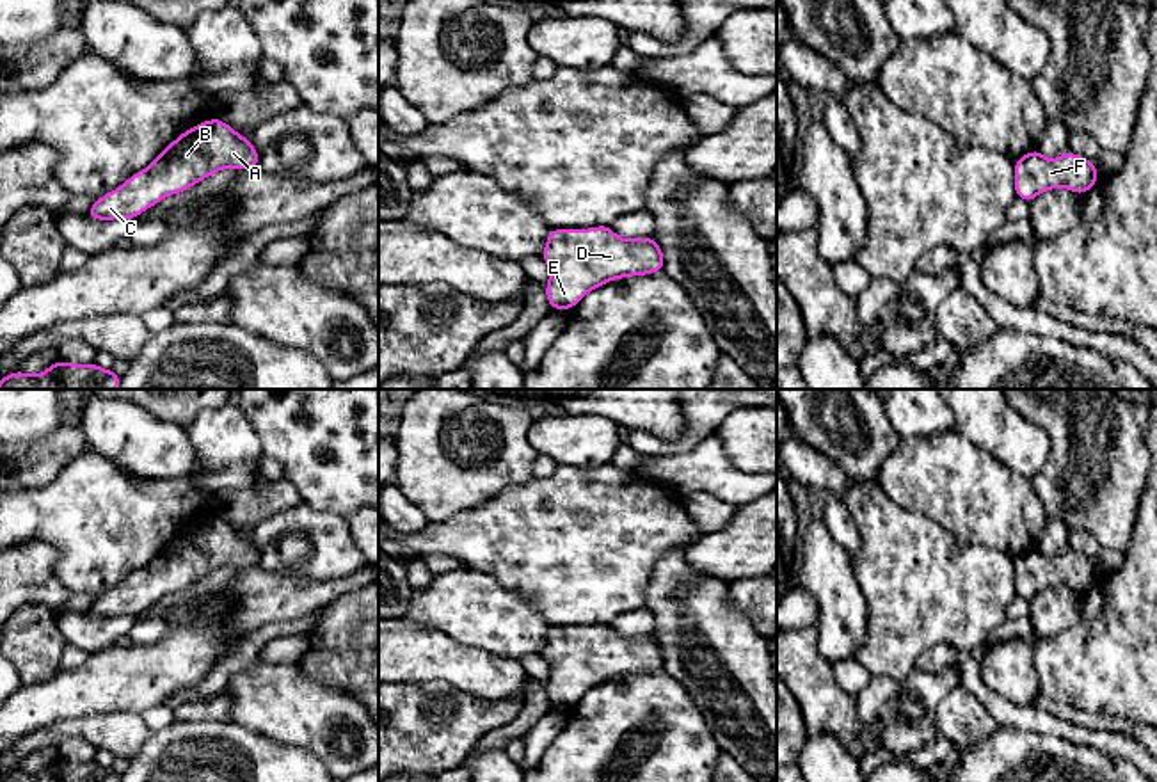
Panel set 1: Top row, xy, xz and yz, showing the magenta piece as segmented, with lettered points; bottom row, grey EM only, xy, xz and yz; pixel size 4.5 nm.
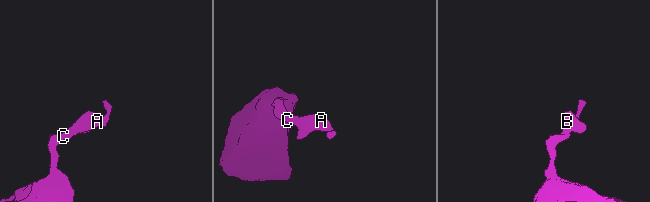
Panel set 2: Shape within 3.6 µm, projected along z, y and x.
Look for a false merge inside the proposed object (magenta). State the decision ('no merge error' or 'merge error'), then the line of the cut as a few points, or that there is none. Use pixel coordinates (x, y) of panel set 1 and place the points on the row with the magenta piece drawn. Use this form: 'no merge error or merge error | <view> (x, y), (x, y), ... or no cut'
no merge error | no cut

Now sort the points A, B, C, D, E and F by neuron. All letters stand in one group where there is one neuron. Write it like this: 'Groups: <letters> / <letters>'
Groups: A B C D E F

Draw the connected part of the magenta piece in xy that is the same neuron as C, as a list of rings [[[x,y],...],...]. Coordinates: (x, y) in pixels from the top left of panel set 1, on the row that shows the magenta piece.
[[[211,117],[181,133],[148,169],[101,196],[85,217],[137,219],[169,194],[185,192],[220,169],[254,169],[258,160],[251,139],[242,139],[229,124]]]

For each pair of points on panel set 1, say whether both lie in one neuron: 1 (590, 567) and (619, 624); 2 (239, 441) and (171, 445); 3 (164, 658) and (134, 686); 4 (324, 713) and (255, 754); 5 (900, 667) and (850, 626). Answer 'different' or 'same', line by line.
1: different
2: different
3: same
4: different
5: different

